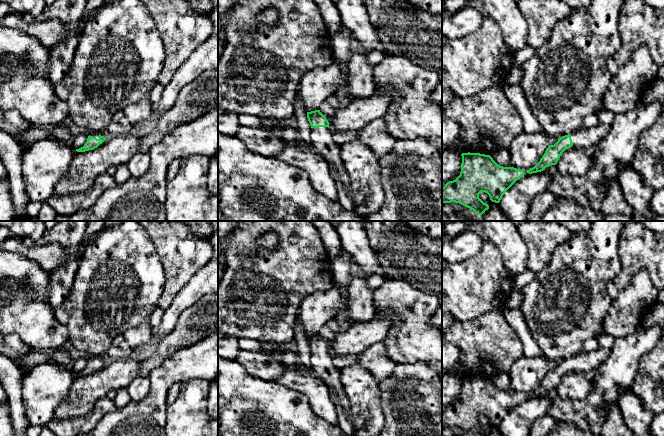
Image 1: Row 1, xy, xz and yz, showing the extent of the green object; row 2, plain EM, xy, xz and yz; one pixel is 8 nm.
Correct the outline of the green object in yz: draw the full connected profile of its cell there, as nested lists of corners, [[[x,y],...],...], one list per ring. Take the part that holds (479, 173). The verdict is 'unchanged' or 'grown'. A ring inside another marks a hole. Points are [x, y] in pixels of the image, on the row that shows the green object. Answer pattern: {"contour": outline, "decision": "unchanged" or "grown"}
{"contour": [[[468,152],[461,156],[460,175],[442,187],[442,204],[459,203],[480,216],[489,209],[479,198],[481,192],[499,203],[505,192],[525,174],[523,170],[498,165],[490,155]]], "decision": "unchanged"}

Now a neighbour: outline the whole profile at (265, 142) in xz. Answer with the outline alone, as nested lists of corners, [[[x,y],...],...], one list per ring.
[[[240,126],[236,136],[246,147],[266,157],[277,157],[289,145],[277,133],[263,128]]]

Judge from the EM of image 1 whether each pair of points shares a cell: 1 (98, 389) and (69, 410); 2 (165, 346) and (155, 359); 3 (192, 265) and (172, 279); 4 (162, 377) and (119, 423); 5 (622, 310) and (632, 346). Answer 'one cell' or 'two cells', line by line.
1: one cell
2: one cell
3: one cell
4: one cell
5: two cells

